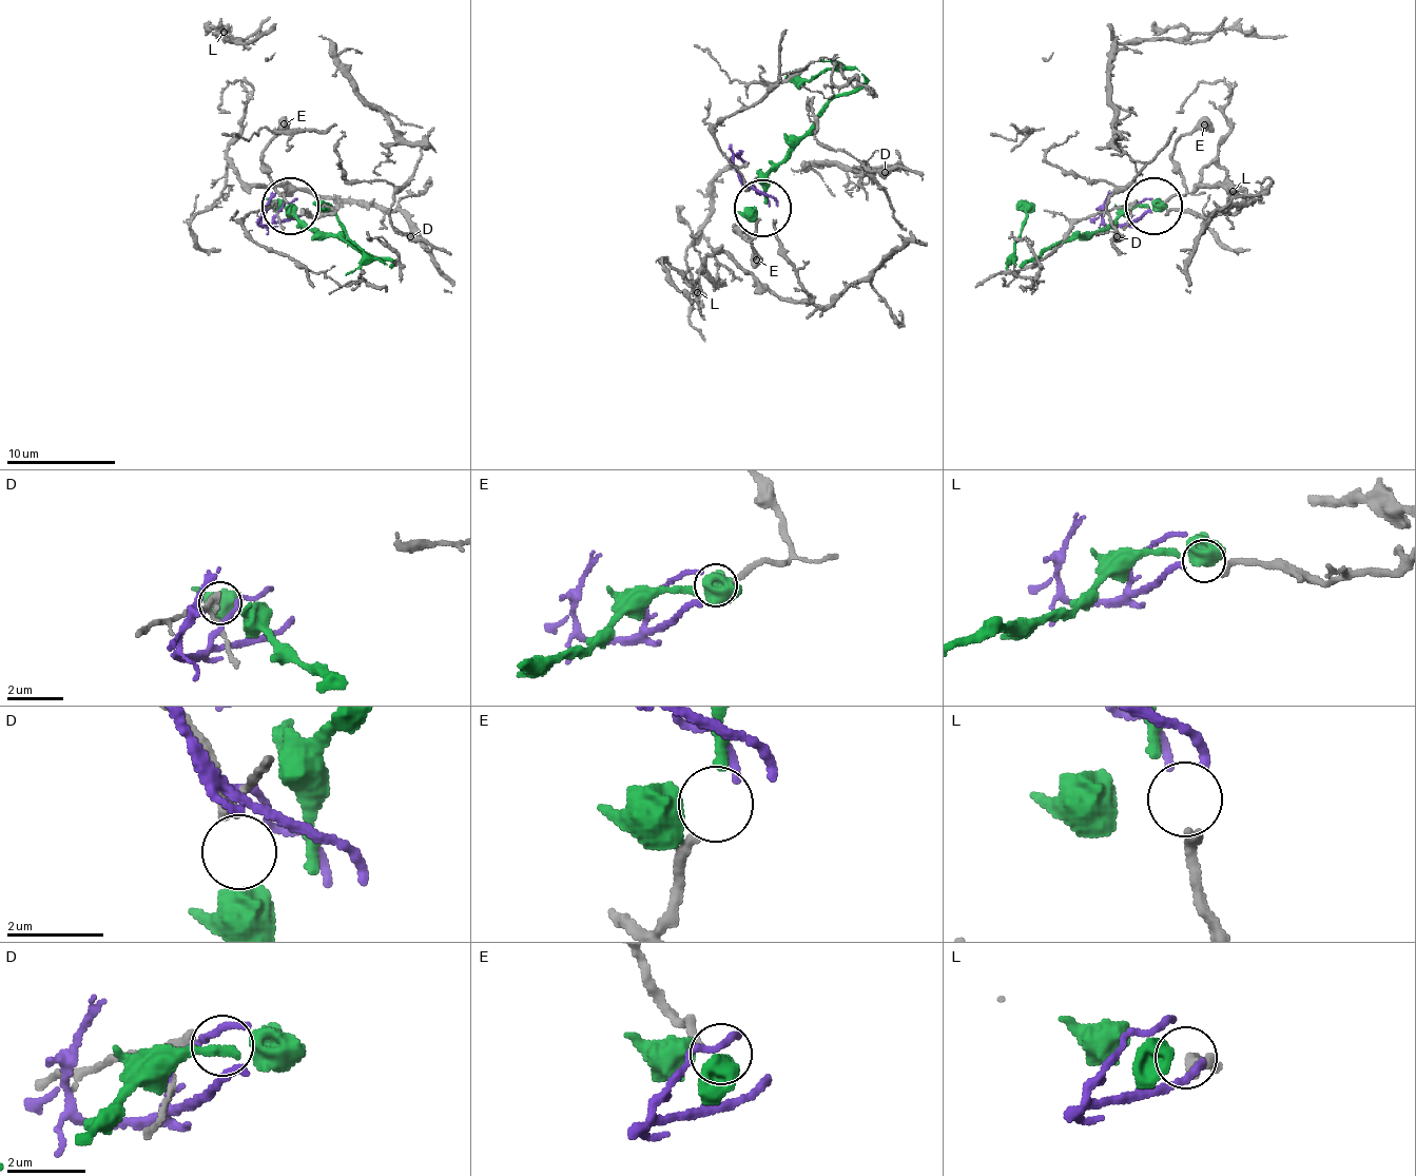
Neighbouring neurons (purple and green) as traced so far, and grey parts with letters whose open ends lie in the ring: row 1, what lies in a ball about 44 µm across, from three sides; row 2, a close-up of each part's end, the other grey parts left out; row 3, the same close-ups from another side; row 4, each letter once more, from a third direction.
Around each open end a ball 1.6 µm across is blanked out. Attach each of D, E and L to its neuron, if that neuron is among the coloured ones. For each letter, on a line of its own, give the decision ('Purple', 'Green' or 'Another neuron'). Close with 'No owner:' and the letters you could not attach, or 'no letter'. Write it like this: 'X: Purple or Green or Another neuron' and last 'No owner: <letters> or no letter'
D: Another neuron
E: Green
L: Purple
No owner: D

